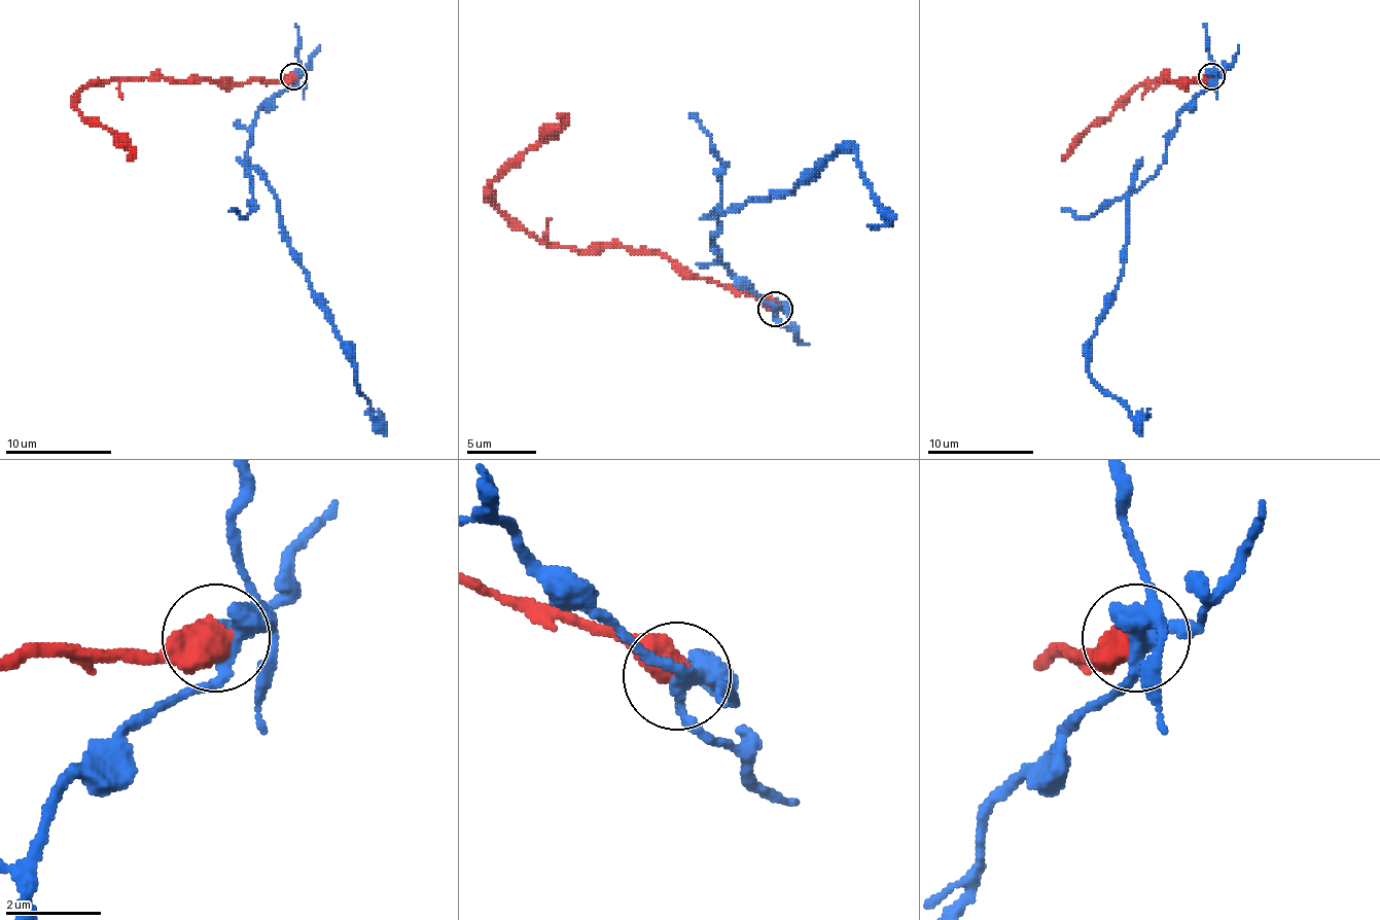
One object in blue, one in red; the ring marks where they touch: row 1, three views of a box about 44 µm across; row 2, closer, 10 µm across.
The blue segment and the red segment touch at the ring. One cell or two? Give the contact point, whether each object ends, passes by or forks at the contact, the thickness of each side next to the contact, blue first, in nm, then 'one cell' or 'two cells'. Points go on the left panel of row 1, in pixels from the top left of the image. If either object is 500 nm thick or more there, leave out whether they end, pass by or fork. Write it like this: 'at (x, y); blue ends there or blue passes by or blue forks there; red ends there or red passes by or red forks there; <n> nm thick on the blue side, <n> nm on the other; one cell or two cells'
at (293, 76); 320 nm thick on the blue side, 650 nm on the other; two cells

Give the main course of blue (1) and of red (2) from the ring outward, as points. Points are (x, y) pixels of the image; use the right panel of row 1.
1: (1211, 77), (1134, 189), (1137, 168), (1126, 261), (1089, 342), (1089, 374), (1134, 417), (1147, 409)
2: (1211, 77), (1190, 82), (1163, 77), (1144, 80), (1116, 109), (1081, 136), (1062, 161)

